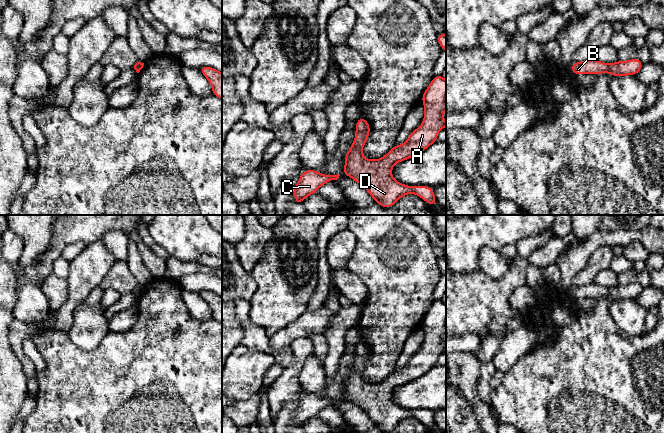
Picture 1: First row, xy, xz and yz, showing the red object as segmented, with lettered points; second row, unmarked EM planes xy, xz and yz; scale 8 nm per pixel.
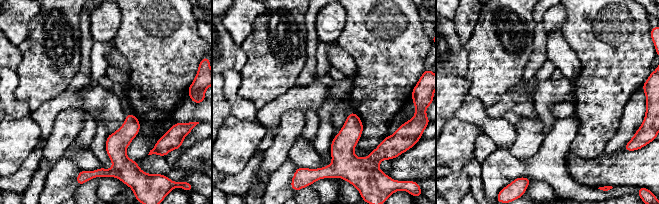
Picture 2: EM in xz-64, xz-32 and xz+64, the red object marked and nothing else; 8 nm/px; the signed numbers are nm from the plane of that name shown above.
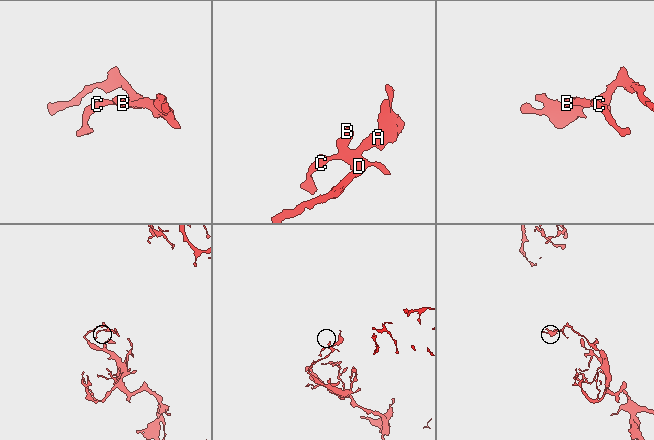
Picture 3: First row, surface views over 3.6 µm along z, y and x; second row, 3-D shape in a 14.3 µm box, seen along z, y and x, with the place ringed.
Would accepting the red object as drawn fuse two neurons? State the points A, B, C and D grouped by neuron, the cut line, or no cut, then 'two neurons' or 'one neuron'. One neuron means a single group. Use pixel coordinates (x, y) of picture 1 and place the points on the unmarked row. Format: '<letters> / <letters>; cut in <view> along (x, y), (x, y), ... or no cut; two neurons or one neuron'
A B C D; no cut; one neuron

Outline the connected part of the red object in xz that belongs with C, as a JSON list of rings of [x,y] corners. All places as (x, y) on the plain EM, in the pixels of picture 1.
[[[307,393],[300,399],[298,407],[293,414],[295,427],[298,429],[309,419],[318,415],[318,413],[327,406],[337,404],[340,398],[324,399],[316,394]]]

